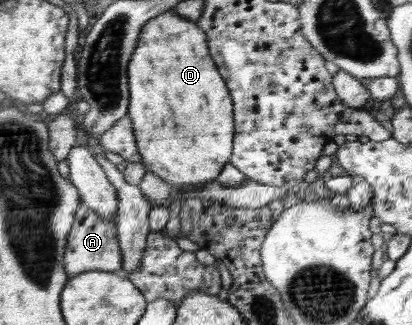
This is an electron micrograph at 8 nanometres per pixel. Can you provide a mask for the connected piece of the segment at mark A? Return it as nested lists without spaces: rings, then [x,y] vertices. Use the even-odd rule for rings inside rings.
[[[84,206],[77,209],[77,220],[69,233],[68,245],[64,256],[66,270],[70,274],[80,274],[89,270],[122,272],[122,253],[113,220],[104,220],[97,212]]]

